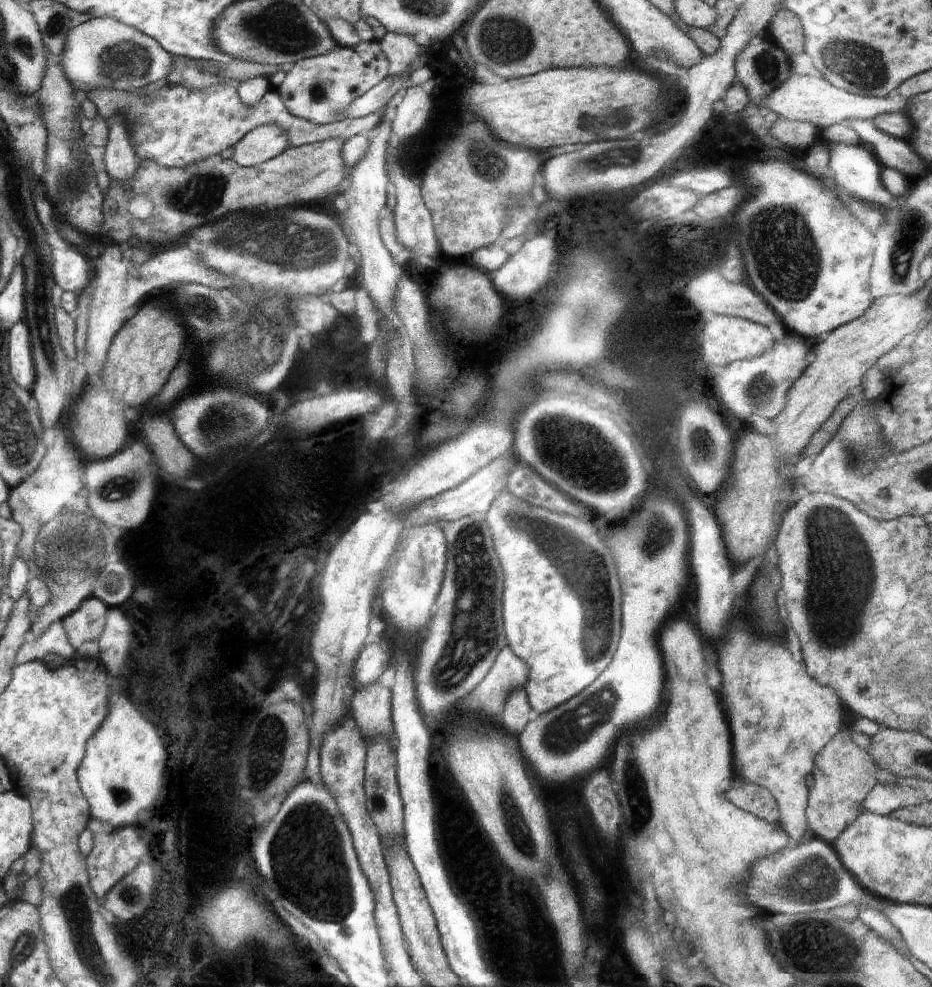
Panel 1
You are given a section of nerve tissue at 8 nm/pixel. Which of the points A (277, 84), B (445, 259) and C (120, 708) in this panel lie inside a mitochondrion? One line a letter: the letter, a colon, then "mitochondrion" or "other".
A: other
B: other
C: other

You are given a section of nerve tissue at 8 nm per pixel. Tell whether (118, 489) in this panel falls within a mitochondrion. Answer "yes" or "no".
yes

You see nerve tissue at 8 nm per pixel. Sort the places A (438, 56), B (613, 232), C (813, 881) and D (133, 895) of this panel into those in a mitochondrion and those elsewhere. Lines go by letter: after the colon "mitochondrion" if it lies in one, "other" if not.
A: other
B: other
C: mitochondrion
D: mitochondrion

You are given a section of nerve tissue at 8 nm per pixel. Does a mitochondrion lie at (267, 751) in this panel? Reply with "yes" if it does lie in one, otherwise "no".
yes

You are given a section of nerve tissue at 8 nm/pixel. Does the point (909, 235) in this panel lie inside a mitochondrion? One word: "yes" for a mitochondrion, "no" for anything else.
yes

